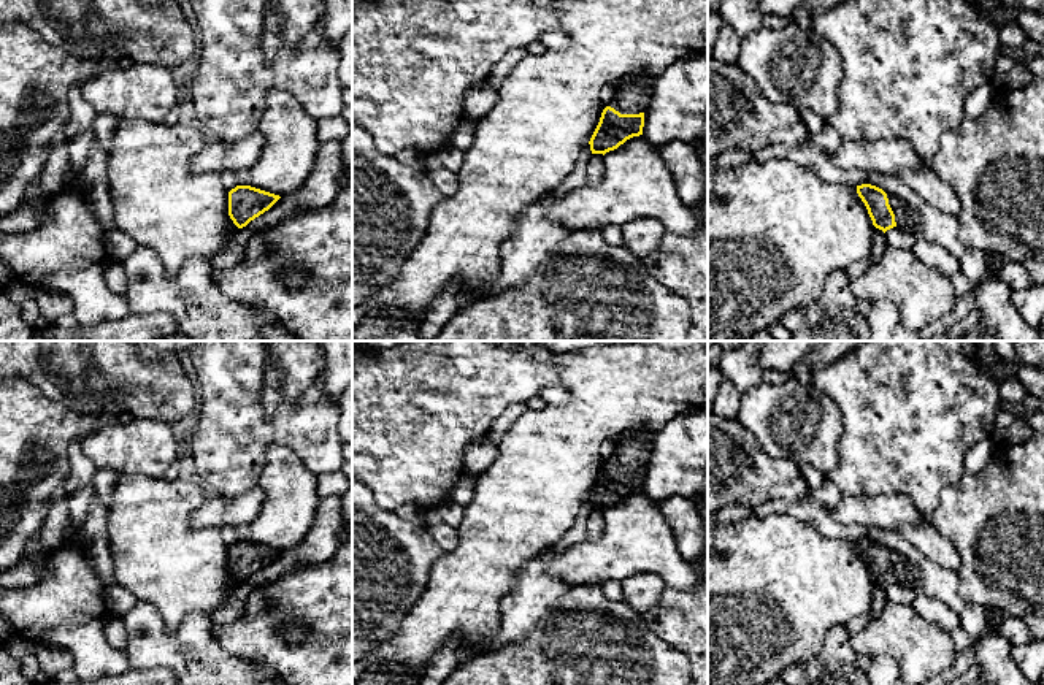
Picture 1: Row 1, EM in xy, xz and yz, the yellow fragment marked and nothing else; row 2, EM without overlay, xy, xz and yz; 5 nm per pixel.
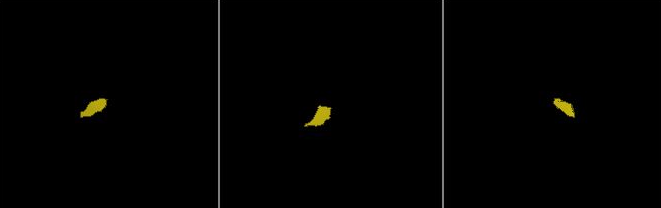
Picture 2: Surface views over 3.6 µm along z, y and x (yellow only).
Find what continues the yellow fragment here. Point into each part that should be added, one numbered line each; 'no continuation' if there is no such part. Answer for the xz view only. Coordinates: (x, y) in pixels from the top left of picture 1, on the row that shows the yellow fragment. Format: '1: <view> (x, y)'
1: xz (632, 95)

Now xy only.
no continuation

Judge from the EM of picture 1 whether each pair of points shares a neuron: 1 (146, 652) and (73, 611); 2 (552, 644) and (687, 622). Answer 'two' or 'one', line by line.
1: two
2: two

